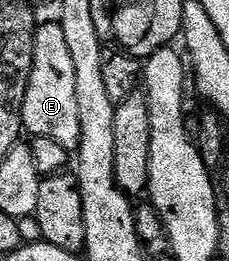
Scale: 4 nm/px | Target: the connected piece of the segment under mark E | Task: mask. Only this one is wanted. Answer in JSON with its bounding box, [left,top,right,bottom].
[21,23,81,152]

